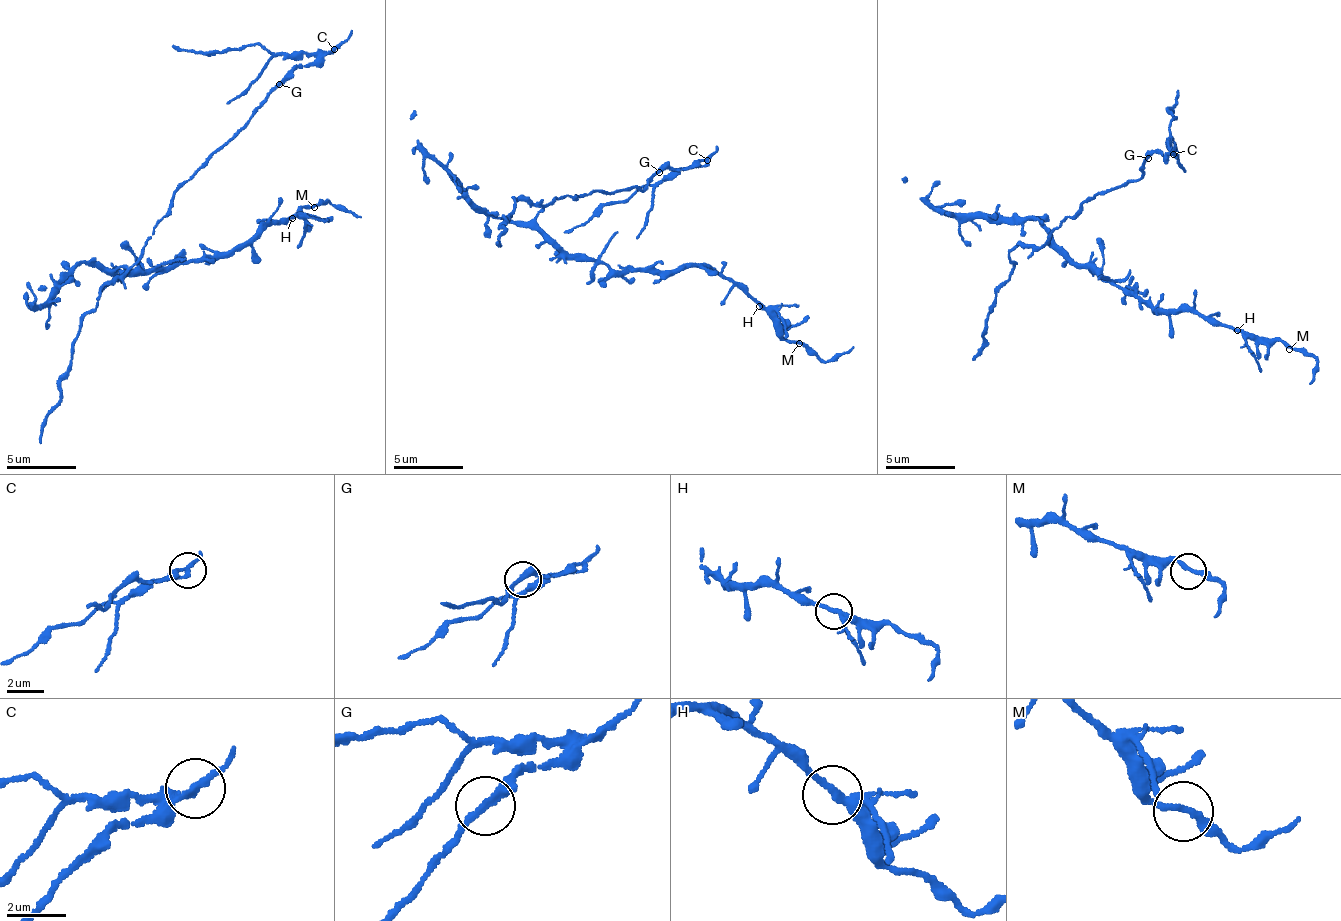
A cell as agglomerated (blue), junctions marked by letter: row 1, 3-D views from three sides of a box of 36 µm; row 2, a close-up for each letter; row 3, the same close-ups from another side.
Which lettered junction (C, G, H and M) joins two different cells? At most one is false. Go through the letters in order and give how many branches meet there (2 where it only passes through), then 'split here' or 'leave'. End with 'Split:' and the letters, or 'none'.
C: 2 branches meet; split here
G: 2 branches meet; leave
H: 2 branches meet; leave
M: 2 branches meet; leave
Split: C

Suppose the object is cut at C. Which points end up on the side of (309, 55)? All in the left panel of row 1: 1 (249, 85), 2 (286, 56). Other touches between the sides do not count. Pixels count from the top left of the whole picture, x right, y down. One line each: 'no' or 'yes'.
1: yes
2: yes

